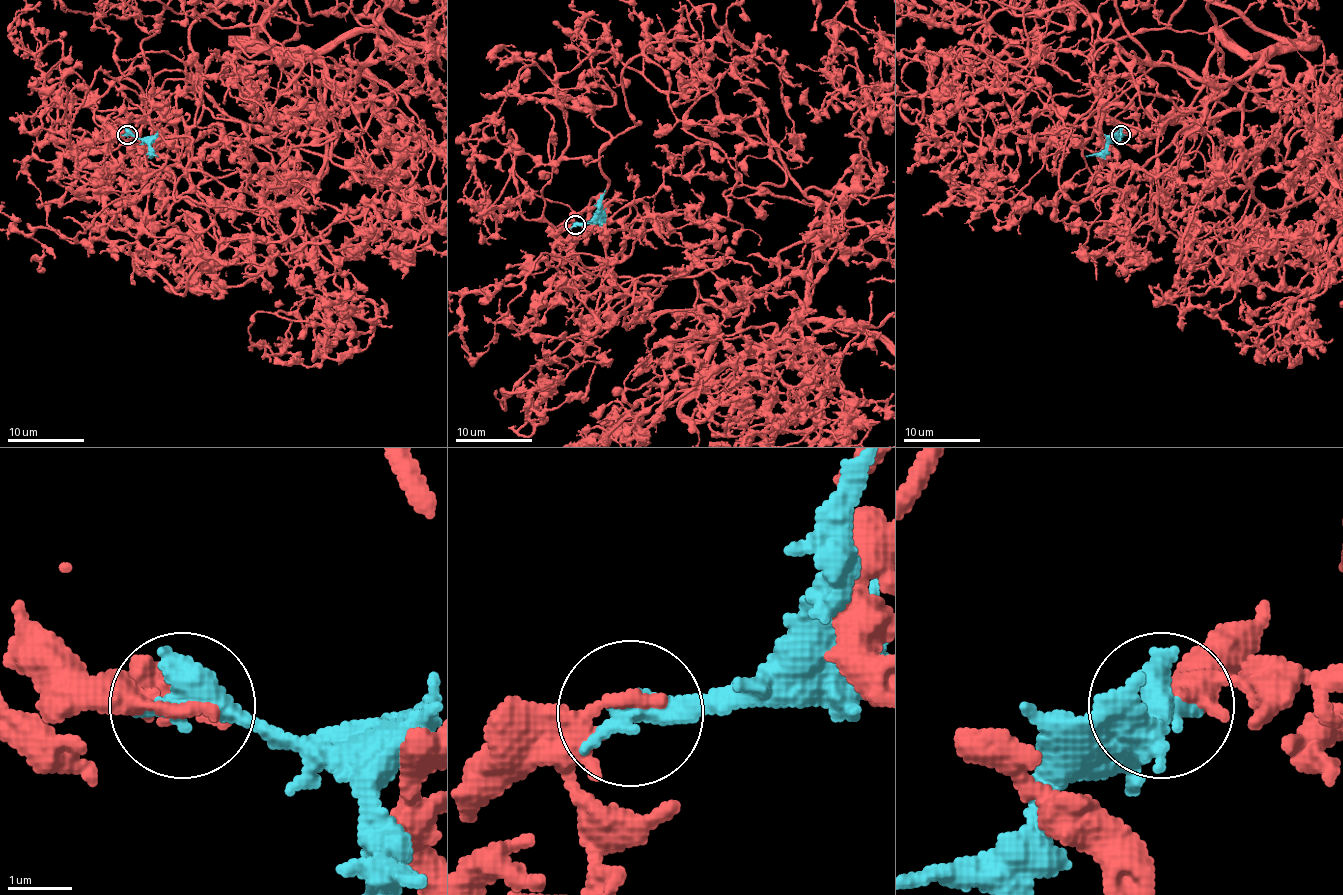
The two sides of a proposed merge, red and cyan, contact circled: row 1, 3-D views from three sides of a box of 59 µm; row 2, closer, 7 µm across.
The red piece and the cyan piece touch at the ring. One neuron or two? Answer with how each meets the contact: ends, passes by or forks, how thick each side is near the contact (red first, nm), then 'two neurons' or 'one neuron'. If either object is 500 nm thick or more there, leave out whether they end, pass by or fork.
280 nm thick on the red side, 550 nm on the other; two neurons

